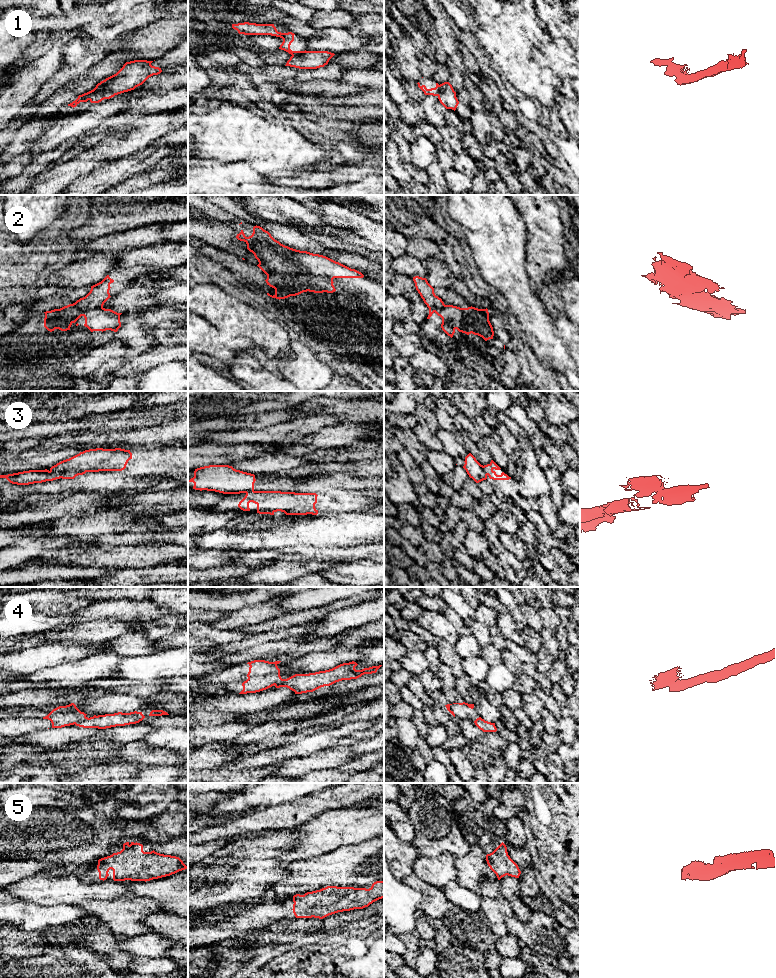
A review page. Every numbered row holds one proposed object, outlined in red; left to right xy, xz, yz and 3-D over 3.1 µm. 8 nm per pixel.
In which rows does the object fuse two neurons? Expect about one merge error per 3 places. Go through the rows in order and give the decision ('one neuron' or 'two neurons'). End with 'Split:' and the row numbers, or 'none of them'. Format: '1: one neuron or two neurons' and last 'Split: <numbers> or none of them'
1: two neurons
2: two neurons
3: one neuron
4: two neurons
5: one neuron
Split: 1, 2, 4

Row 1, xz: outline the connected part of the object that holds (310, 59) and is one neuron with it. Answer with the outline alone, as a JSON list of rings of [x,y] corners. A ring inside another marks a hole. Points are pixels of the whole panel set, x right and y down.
[[[306,51],[299,55],[292,55],[285,66],[299,69],[317,69],[327,65],[334,55],[328,51]]]

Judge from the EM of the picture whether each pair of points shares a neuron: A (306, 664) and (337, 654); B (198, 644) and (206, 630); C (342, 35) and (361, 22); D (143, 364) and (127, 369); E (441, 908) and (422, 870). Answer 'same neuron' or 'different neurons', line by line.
A: same neuron
B: different neurons
C: different neurons
D: same neuron
E: different neurons

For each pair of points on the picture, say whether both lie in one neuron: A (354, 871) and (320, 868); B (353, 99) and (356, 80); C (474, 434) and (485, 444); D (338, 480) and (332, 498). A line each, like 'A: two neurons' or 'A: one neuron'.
A: one neuron
B: two neurons
C: two neurons
D: two neurons

